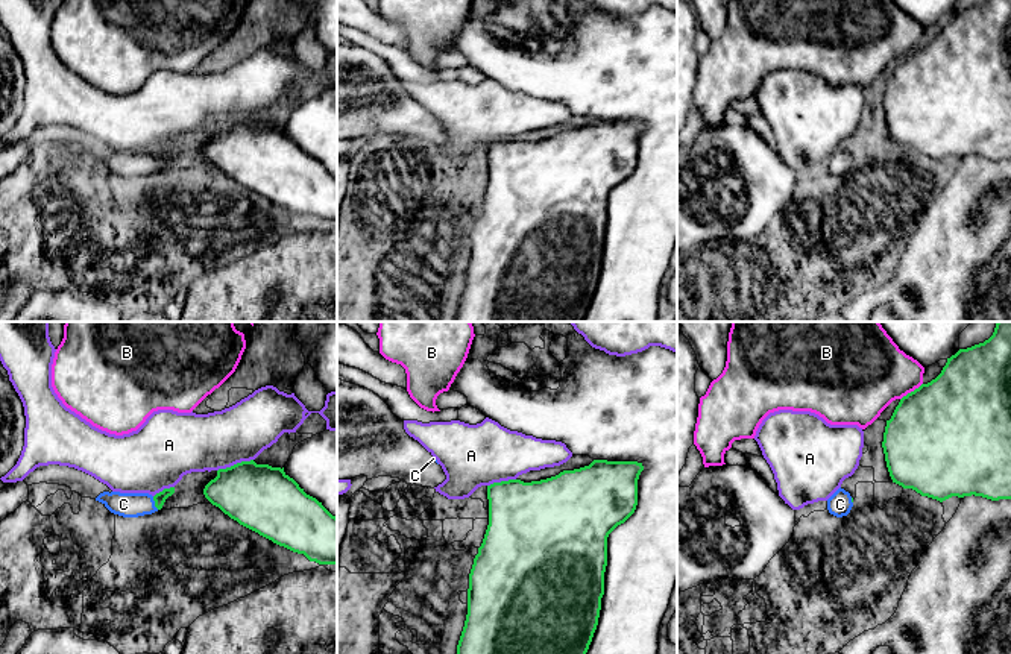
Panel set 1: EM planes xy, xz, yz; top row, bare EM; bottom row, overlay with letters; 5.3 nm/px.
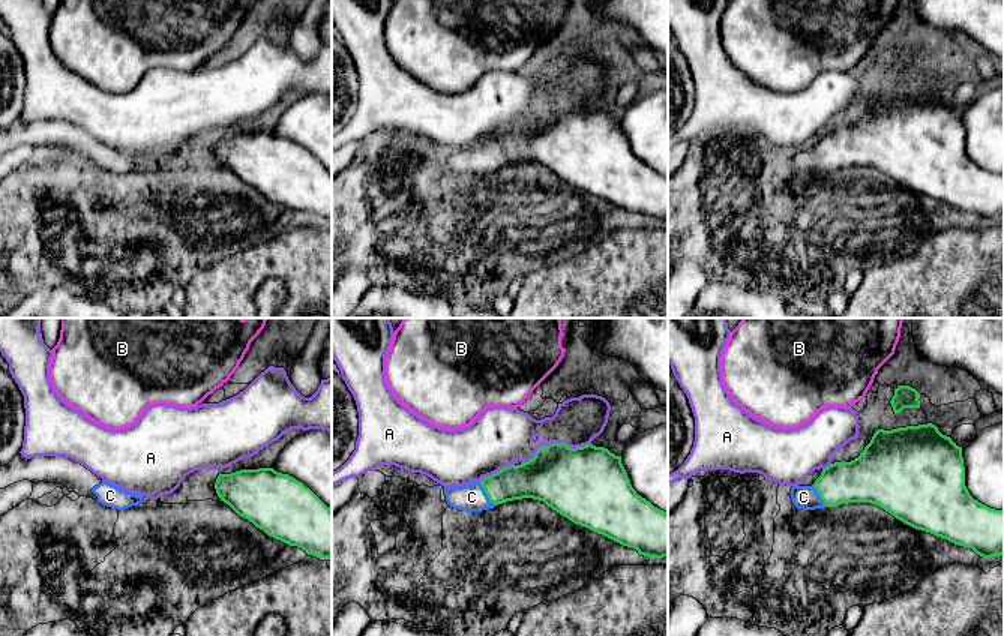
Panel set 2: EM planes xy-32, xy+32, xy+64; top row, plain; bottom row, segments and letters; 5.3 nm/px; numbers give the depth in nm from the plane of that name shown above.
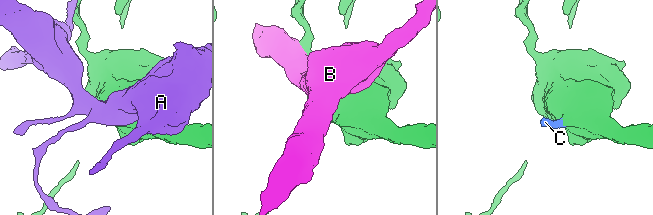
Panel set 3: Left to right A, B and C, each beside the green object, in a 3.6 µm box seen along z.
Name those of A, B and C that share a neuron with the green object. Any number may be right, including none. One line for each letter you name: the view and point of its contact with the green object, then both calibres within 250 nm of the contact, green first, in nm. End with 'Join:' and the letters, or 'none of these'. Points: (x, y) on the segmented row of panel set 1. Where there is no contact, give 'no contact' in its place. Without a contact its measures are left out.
C: contact xy (155, 503); calibres 70 and 130 nm
Join: C

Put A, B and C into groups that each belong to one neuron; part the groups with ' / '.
A / B / C

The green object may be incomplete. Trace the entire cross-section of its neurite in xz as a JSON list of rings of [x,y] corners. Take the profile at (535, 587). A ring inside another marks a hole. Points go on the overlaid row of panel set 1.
[[[594,460],[589,466],[563,470],[556,476],[524,483],[509,479],[487,486],[489,525],[469,574],[468,615],[457,645],[457,654],[586,654],[598,625],[604,572],[607,566],[607,537],[624,524],[638,505],[638,479],[644,470],[638,461]]]

